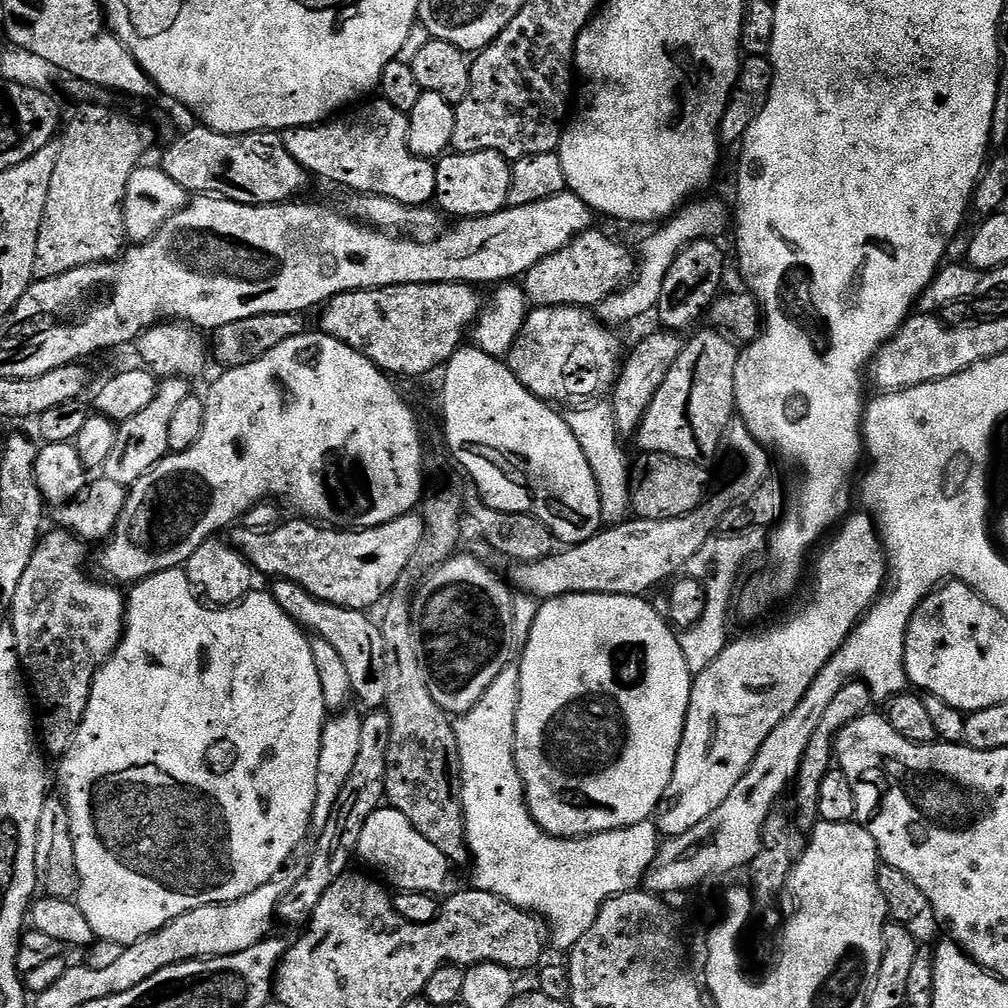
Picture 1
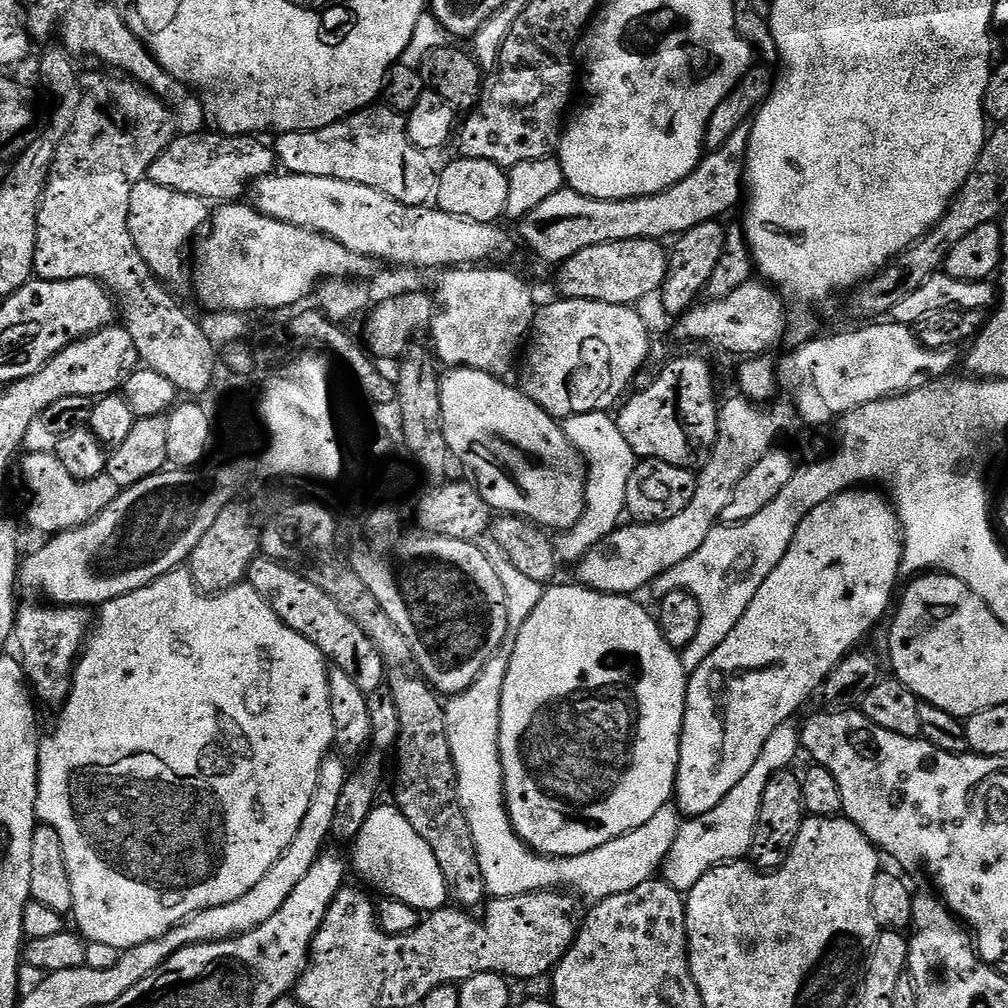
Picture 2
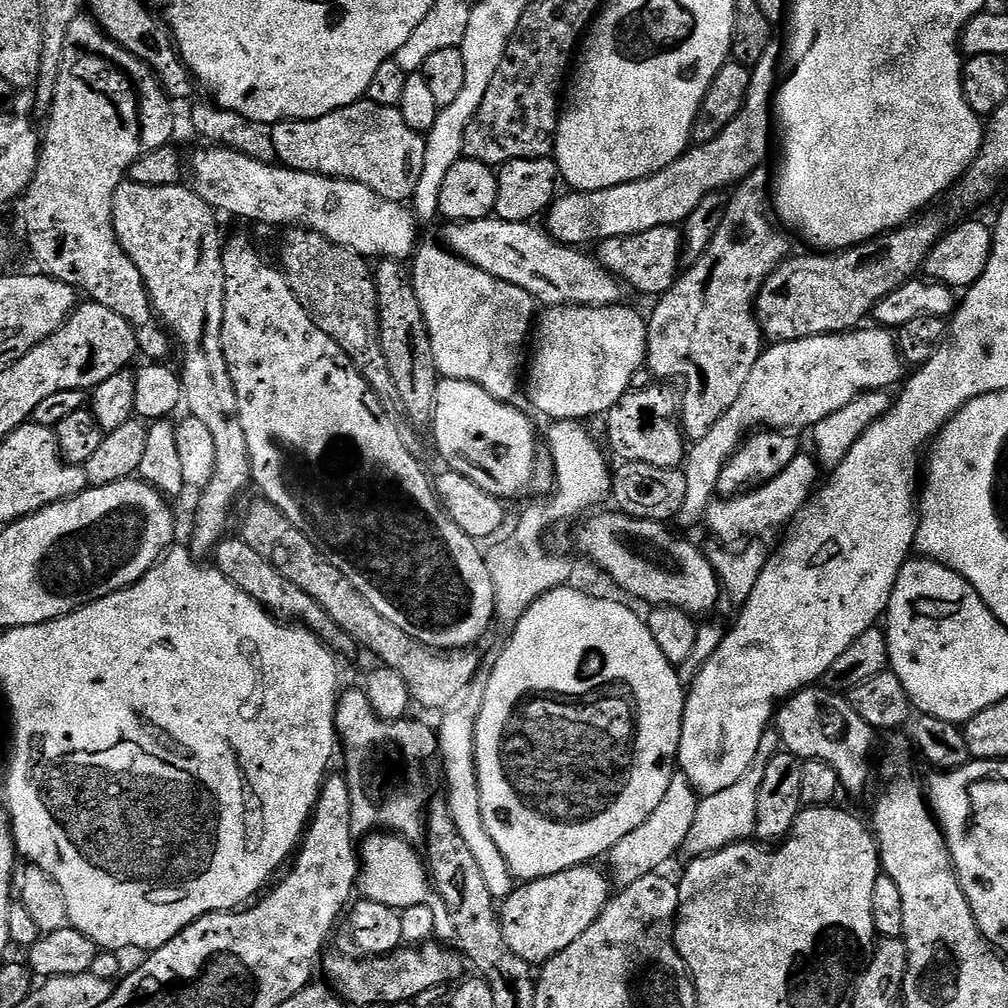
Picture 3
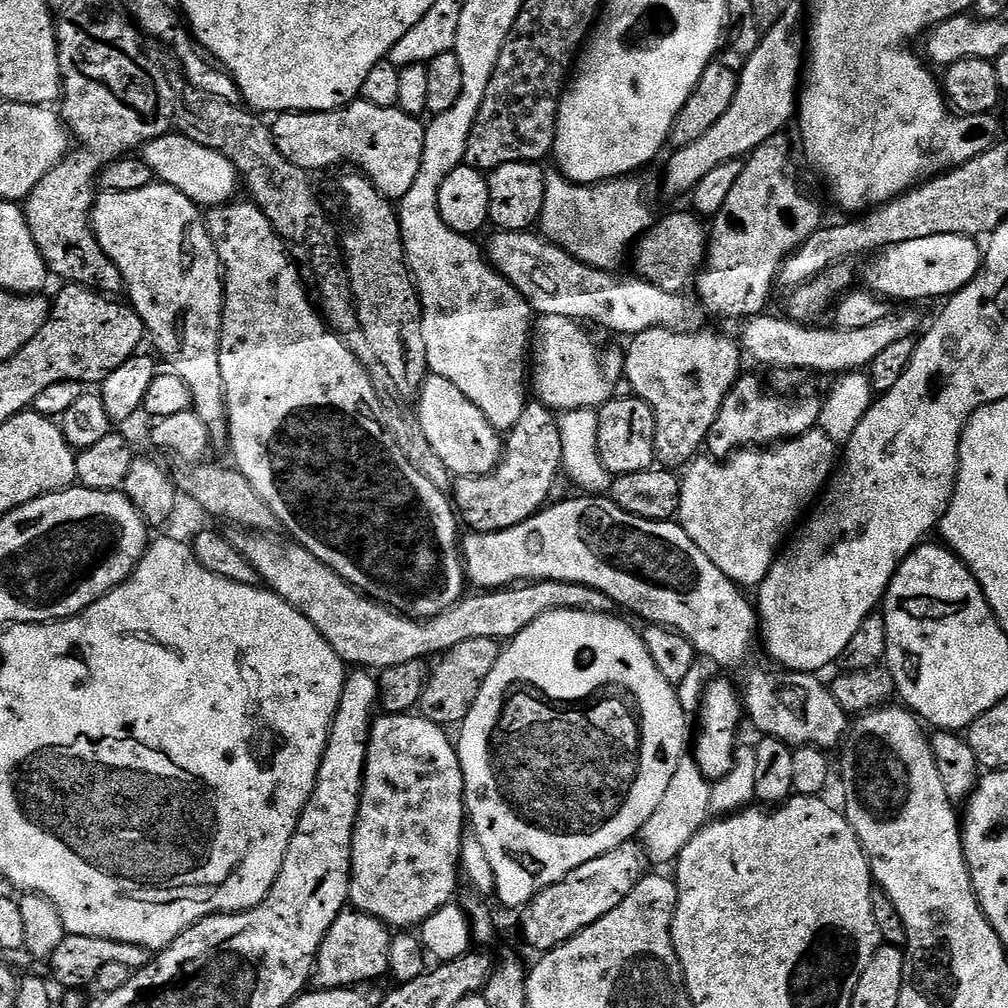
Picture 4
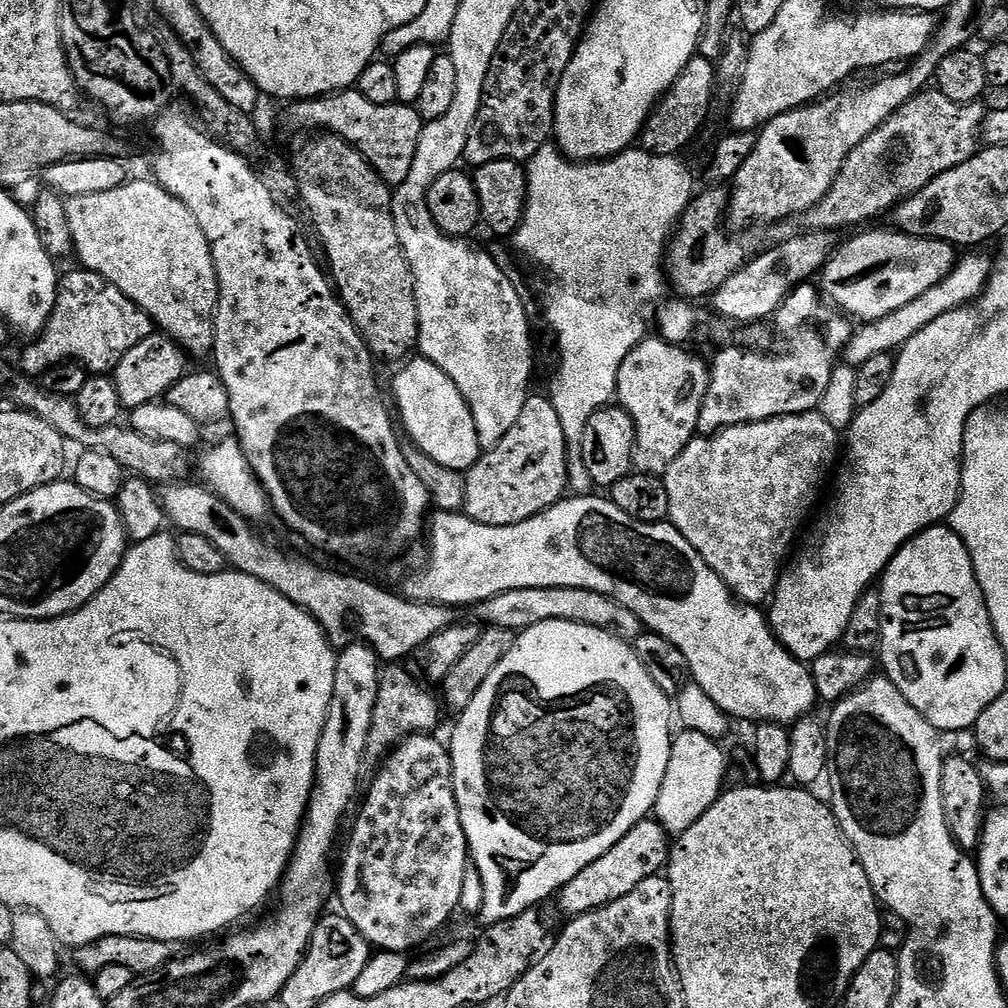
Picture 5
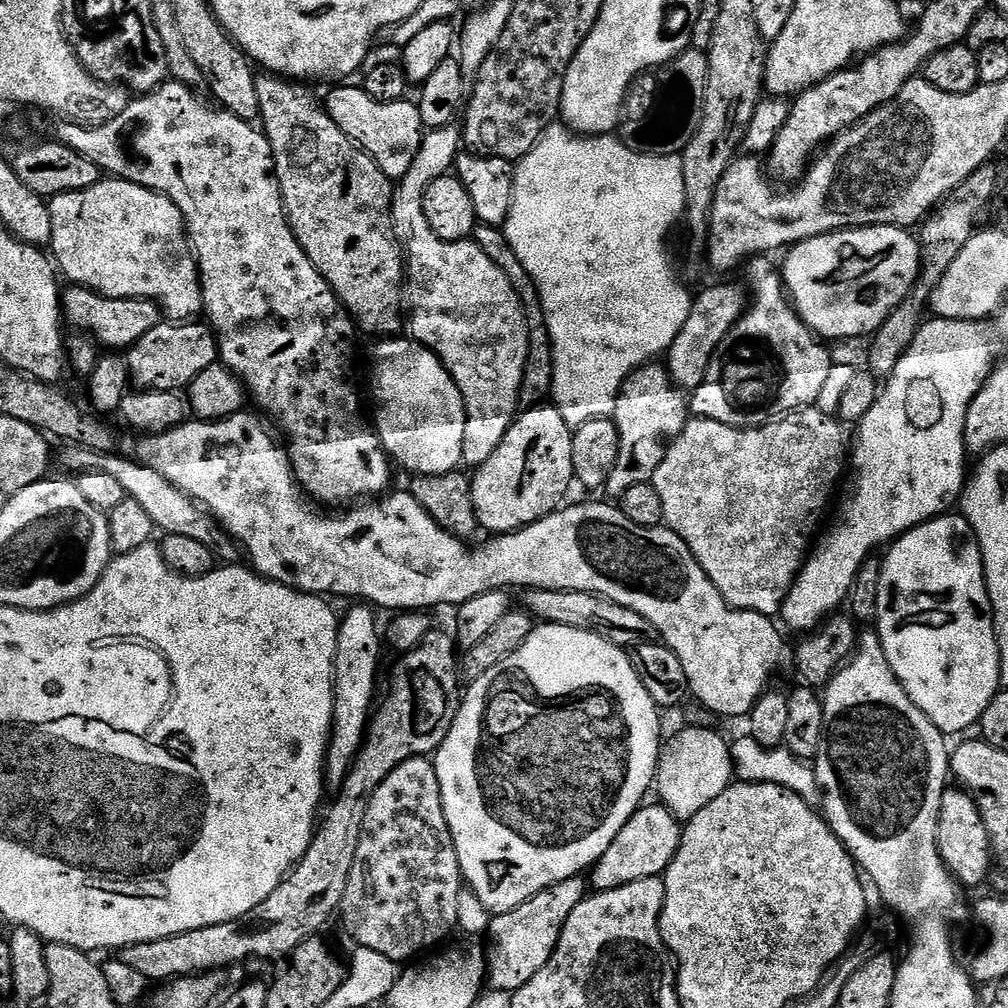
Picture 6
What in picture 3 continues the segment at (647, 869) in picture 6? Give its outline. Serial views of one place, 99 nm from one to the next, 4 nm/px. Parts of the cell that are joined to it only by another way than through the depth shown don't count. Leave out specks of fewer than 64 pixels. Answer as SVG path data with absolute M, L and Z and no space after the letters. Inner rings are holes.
M581 866L513 887L499 913L506 942L514 954L522 957L527 964L543 966L559 952L578 942L578 938L594 926L614 895L613 881L601 872L596 866Z

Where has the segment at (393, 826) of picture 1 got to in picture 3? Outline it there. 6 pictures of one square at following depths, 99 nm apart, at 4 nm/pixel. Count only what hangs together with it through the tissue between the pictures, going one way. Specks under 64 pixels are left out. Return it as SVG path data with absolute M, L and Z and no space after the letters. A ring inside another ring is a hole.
M372 833L360 848L360 869L357 877L357 891L361 897L372 902L390 906L400 912L408 908L428 908L434 922L435 936L439 941L455 941L456 931L446 904L435 891L430 881L427 865L418 856L415 848L404 837L395 834Z

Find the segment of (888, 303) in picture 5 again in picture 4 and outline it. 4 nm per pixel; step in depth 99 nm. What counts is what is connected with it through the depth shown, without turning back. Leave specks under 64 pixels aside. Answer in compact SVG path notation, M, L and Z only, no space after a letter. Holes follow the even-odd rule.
M934 234L934 238L914 238L910 242L894 244L891 248L883 249L879 253L876 265L868 272L867 287L877 296L896 300L928 300L931 296L947 298L953 296L980 274L980 265L984 263L984 252L975 239L962 234Z

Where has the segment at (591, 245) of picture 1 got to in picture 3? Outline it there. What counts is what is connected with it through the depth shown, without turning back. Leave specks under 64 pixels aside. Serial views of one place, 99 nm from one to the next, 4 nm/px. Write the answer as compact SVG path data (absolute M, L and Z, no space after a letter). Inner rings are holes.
M679 227L655 228L646 230L646 234L634 234L622 238L601 240L598 244L598 259L606 271L612 273L617 280L623 282L629 289L641 292L644 296L659 298L676 285L681 275L682 232Z

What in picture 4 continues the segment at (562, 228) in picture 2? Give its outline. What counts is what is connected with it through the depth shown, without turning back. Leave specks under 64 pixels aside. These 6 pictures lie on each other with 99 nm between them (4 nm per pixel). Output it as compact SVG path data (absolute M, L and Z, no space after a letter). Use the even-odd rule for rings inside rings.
M793 6L786 10L778 22L774 22L761 35L758 50L750 54L746 66L739 72L740 81L736 87L736 93L732 95L730 106L698 142L690 142L690 146L682 146L675 149L668 160L668 173L664 176L664 188L672 196L687 197L722 162L731 160L744 160L755 148L762 146L772 136L779 136L785 131L788 123L793 123L794 113L798 108L798 89L802 84L802 61L806 56L806 24L800 21L799 7Z

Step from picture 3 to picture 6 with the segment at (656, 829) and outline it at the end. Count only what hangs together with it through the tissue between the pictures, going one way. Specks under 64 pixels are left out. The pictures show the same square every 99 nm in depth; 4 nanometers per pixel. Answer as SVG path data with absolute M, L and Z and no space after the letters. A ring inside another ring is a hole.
M684 728L663 749L660 766L654 781L655 791L660 791L659 803L672 811L672 815L686 822L698 814L698 810L710 806L718 794L722 794L734 782L732 749L710 728Z

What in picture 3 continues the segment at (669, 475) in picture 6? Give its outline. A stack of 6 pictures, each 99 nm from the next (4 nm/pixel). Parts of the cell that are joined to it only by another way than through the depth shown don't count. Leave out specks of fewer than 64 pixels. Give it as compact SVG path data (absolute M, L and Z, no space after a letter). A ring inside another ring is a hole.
M799 454L793 458L790 466L779 469L771 478L765 479L761 488L756 488L745 496L736 496L733 500L713 499L706 513L706 525L708 524L709 530L724 546L740 546L753 538L764 538L760 536L774 531L775 528L783 529L798 515L817 487L821 479L820 472L822 473L822 468L815 455Z

